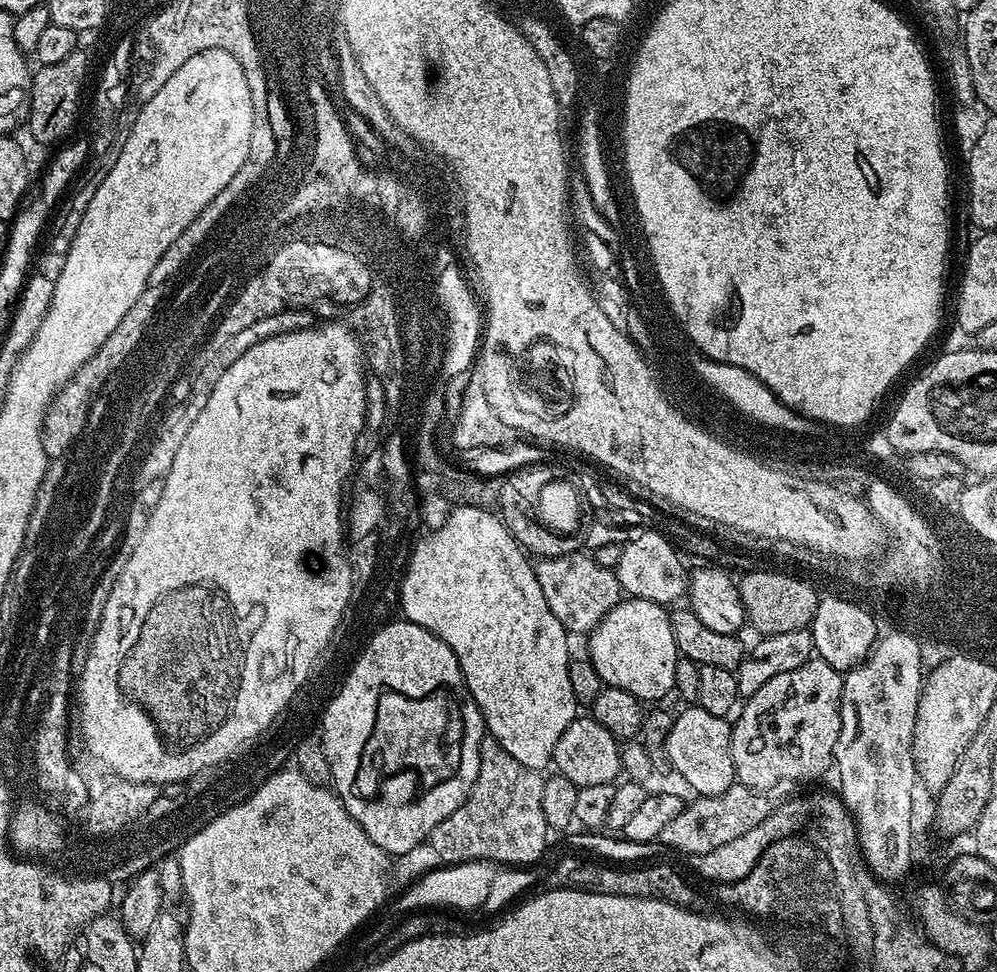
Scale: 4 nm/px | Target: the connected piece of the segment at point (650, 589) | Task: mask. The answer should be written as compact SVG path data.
M645 530L640 538L624 544L622 558L618 558L614 571L625 597L672 606L688 590L690 572L684 569L684 563L685 557L663 531Z

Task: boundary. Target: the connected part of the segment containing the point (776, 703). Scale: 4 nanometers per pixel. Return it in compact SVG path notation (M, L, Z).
M813 658L807 660L802 666L798 666L798 670L786 670L786 674L778 674L778 678L770 678L770 682L766 682L766 686L759 688L753 696L747 697L744 700L745 710L742 712L742 716L738 718L736 724L732 725L732 757L734 758L737 781L756 792L768 794L774 790L771 788L776 788L779 784L796 784L799 780L816 780L827 768L831 769L834 764L836 743L840 733L840 699L843 689L842 673L834 670L834 666L830 666L825 660Z

